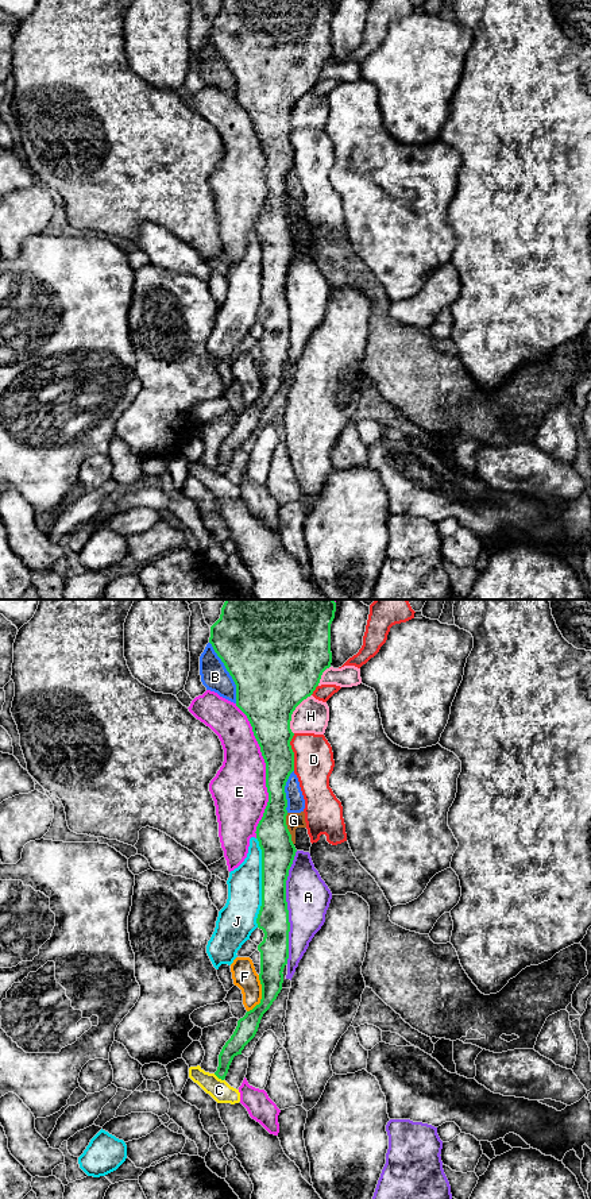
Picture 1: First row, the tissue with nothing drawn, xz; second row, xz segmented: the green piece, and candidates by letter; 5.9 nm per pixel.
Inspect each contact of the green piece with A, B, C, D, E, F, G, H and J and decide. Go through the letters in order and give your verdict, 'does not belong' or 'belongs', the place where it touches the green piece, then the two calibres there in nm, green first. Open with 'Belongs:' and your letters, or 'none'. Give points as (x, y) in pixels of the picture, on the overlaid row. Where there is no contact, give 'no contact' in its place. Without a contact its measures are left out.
Belongs: none
A: does not belong | xz (286, 908) | 190/260 nm
B: does not belong | xz (228, 671) | 500/160 nm
C: does not belong | xz (219, 1078) | 110/120 nm
D: does not belong | xz (293, 752) | 240/240 nm
E: does not belong | xz (266, 771) | 220/320 nm
F: does not belong | xz (262, 995) | 160/150 nm
G: does not belong | xz (288, 829) | 200/100 nm
H: does not belong | xz (292, 713) | 460/200 nm
J: does not belong | xz (262, 882) | 200/220 nm

